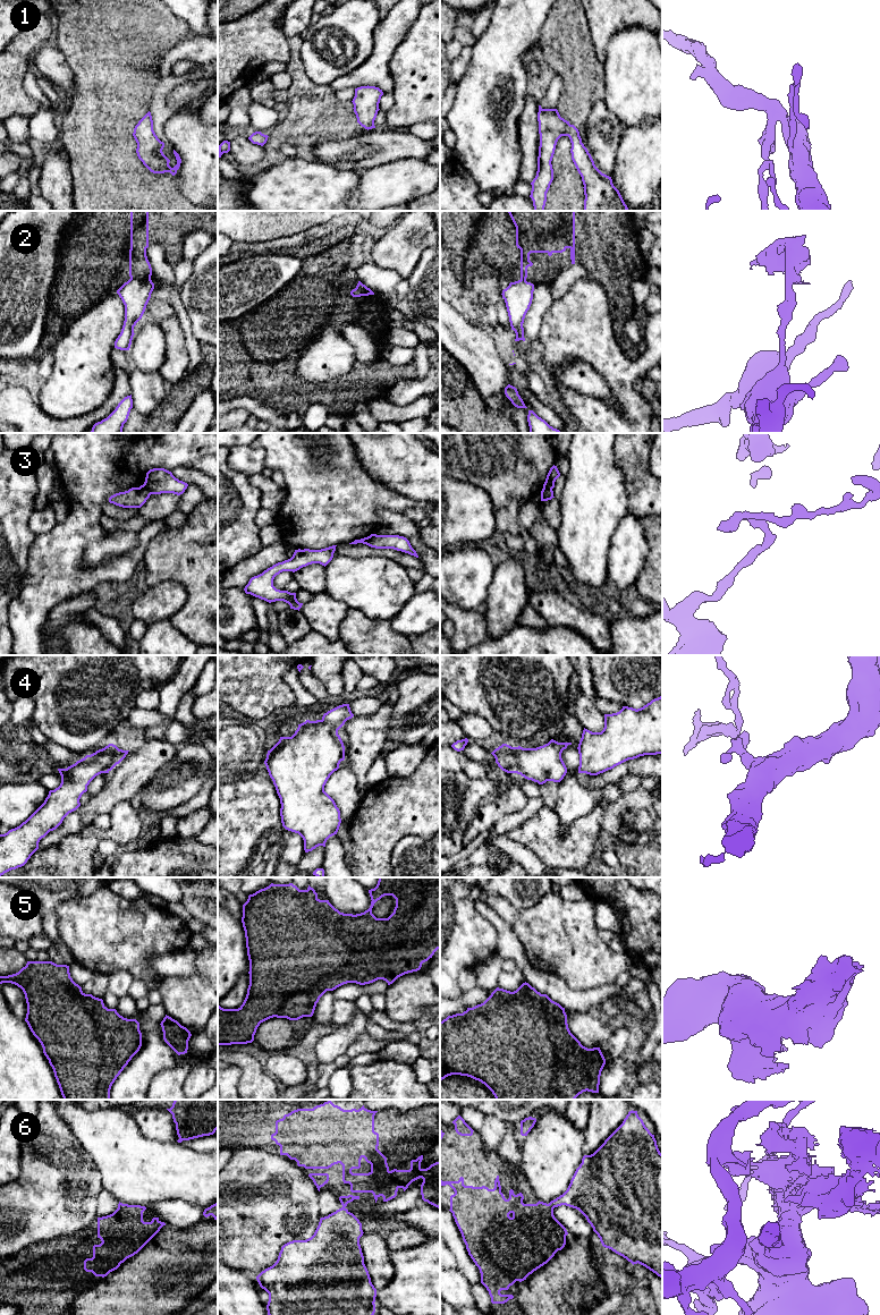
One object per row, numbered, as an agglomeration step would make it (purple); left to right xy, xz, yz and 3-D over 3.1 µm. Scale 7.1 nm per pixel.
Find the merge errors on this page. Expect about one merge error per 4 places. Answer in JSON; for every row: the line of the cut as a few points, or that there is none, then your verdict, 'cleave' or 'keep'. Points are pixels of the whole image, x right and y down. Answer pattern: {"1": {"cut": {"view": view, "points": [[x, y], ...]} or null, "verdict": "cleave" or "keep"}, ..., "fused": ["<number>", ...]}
{"1": {"cut": null, "verdict": "keep"}, "2": {"cut": {"view": "xy", "points": [[130, 278], [150, 279]]}, "verdict": "cleave"}, "3": {"cut": {"view": "xy", "points": [[143, 484], [151, 493]]}, "verdict": "cleave"}, "4": {"cut": null, "verdict": "keep"}, "5": {"cut": null, "verdict": "keep"}, "6": {"cut": {"view": "yz", "points": [[548, 1204], [552, 1209]]}, "verdict": "cleave"}, "fused": ["2", "3", "6"]}

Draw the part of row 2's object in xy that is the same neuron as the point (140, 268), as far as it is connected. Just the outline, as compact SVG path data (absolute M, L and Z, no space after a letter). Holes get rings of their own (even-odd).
M130 211L129 277L150 280L152 268L146 256L149 247L149 211Z

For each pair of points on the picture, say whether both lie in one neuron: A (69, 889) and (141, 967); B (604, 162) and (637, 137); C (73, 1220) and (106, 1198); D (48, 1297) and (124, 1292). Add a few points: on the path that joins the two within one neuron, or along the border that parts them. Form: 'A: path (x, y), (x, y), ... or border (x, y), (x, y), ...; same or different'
A: border (100, 889), (85, 897), (61, 901), (54, 910); different
B: border (623, 127), (616, 151), (615, 168), (610, 176); different
C: border (102, 1188), (96, 1199), (95, 1216); different
D: border (100, 1280), (82, 1291), (72, 1303); different

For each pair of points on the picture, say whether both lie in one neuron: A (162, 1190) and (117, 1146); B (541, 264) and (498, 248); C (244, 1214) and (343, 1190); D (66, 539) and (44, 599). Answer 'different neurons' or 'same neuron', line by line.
A: same neuron
B: same neuron
C: different neurons
D: same neuron

